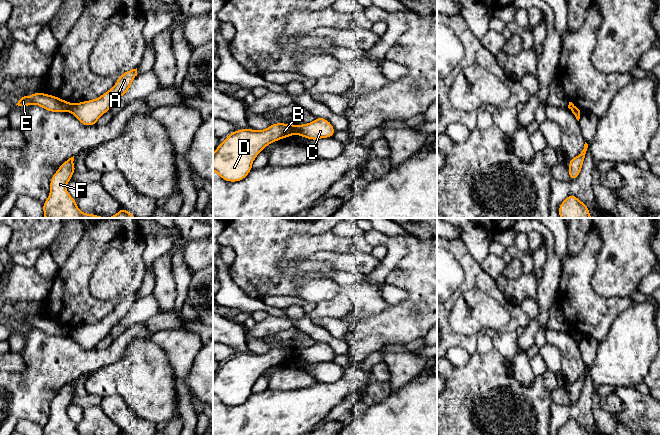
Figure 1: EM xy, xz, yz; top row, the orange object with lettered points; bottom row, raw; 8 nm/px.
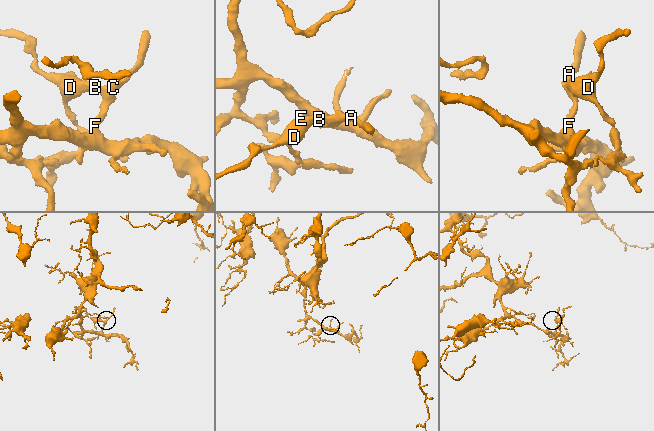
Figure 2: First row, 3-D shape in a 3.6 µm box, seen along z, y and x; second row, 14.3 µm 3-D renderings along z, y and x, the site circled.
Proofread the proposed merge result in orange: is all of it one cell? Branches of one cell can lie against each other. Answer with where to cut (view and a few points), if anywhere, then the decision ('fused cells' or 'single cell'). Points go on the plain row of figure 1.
xz (294, 349), (292, 358) | fused cells

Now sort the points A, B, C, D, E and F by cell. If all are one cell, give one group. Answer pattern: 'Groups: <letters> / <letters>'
Groups: A C F / B D E

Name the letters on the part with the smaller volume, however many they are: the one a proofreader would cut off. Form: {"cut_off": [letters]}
{"cut_off": ["B", "D", "E"]}

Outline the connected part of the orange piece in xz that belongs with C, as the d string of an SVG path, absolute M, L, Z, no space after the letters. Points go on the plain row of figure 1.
M321 341L307 348L293 350L293 359L300 359L311 364L333 361L334 357L335 353L332 348Z

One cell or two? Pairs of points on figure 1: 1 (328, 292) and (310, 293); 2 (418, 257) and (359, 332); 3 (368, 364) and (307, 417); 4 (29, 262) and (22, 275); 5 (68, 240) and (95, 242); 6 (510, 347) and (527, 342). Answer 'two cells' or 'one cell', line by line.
1: one cell
2: one cell
3: two cells
4: two cells
5: two cells
6: two cells

